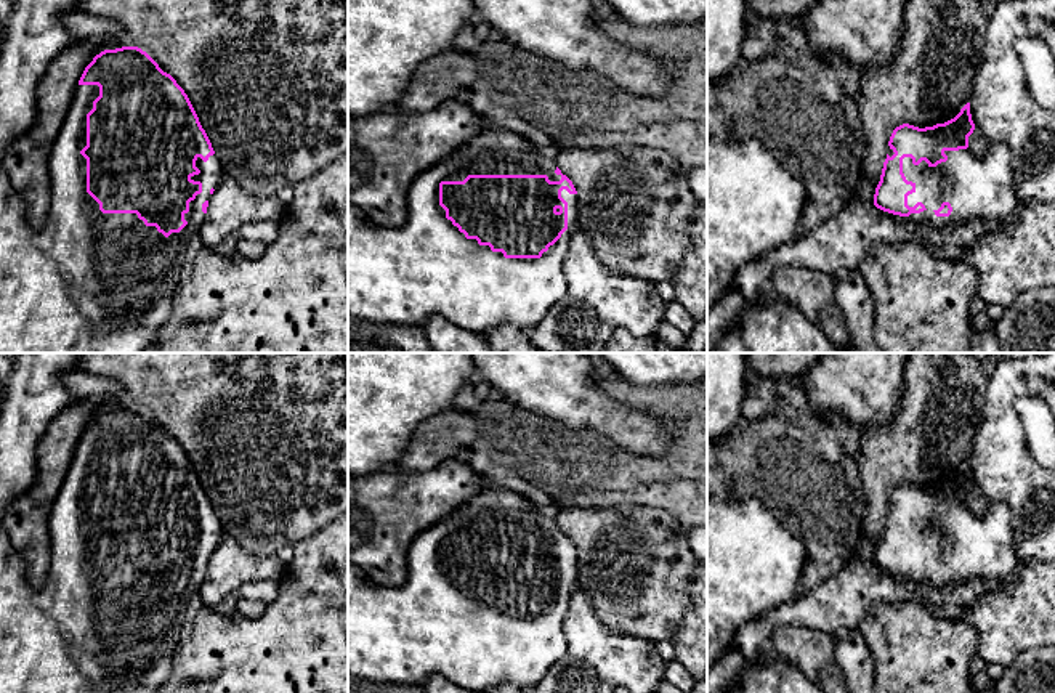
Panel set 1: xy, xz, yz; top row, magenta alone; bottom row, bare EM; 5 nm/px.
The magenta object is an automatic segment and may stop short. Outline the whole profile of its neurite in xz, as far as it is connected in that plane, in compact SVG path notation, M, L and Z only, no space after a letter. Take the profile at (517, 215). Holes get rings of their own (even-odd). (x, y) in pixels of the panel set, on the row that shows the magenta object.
M487 128L460 144L447 157L436 162L431 168L420 173L412 183L407 196L409 215L401 228L380 226L364 215L358 207L348 207L348 318L378 324L398 324L402 327L423 326L431 316L443 316L460 329L475 335L497 329L502 324L531 330L537 326L548 310L566 297L566 278L563 263L572 233L577 229L577 191L572 181L561 173L555 159L539 154L539 149L521 135L508 128Z

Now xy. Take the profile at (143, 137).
M14 0L13 11L3 27L0 51L0 353L141 353L172 314L173 294L181 284L181 271L189 242L199 234L205 220L208 201L224 178L223 165L202 128L199 117L176 80L138 47L104 50L85 67L66 120L51 146L48 159L50 210L42 228L34 229L26 217L24 201L13 188L2 165L5 148L32 128L37 117L37 85L51 59L77 42L66 29L63 16L77 11L79 0Z

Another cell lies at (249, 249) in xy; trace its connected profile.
M237 241L234 245L236 252L247 258L260 258L266 250L266 245L263 242L253 241Z

